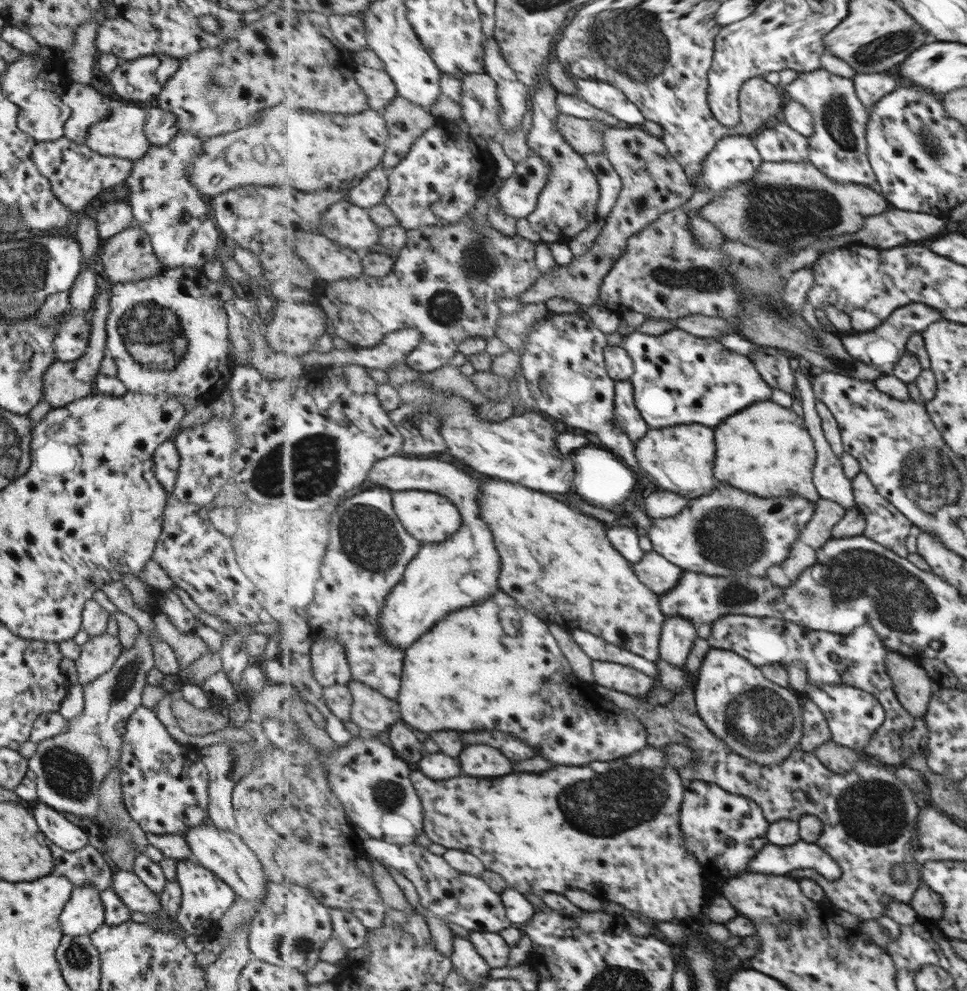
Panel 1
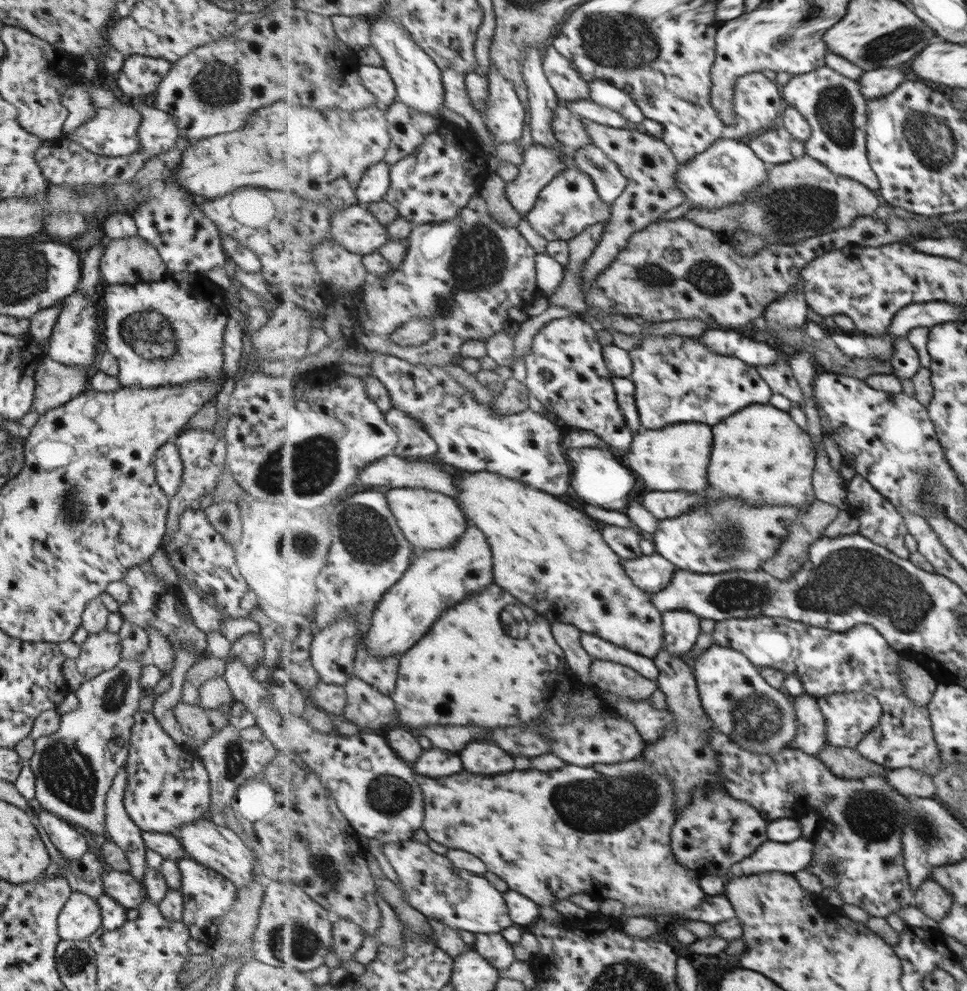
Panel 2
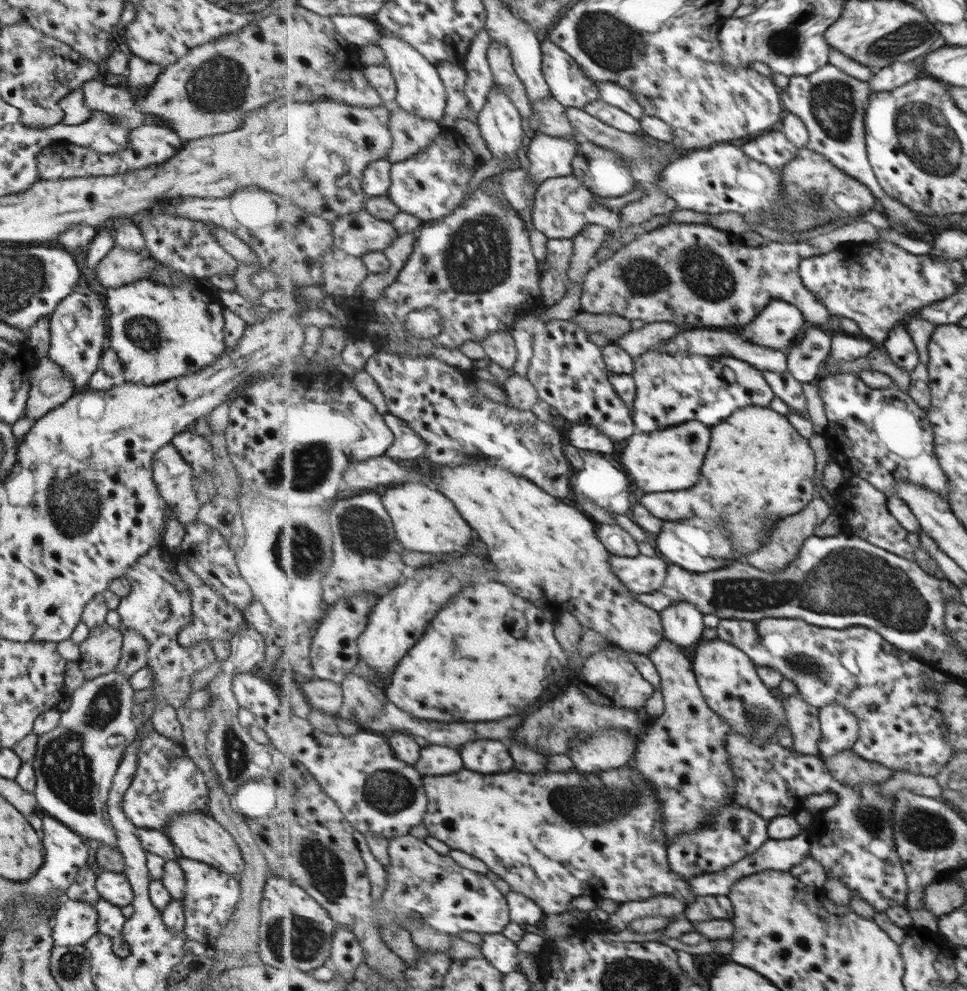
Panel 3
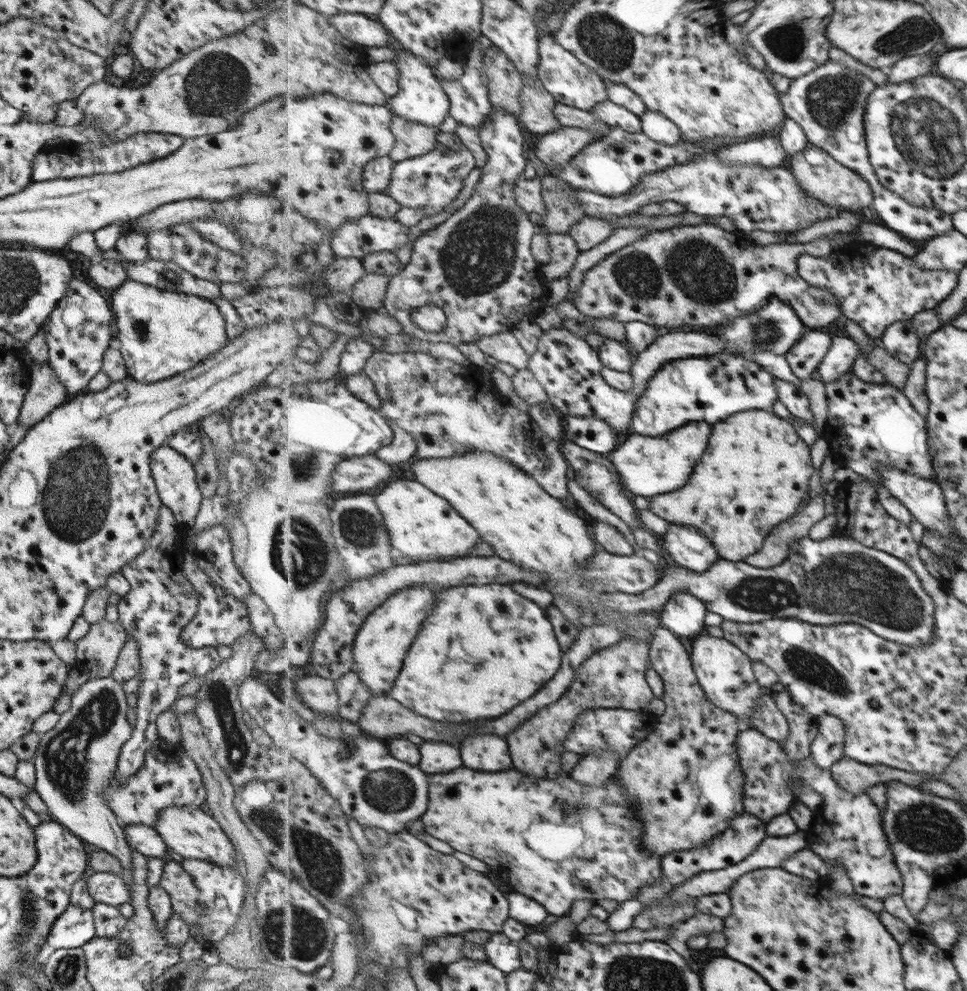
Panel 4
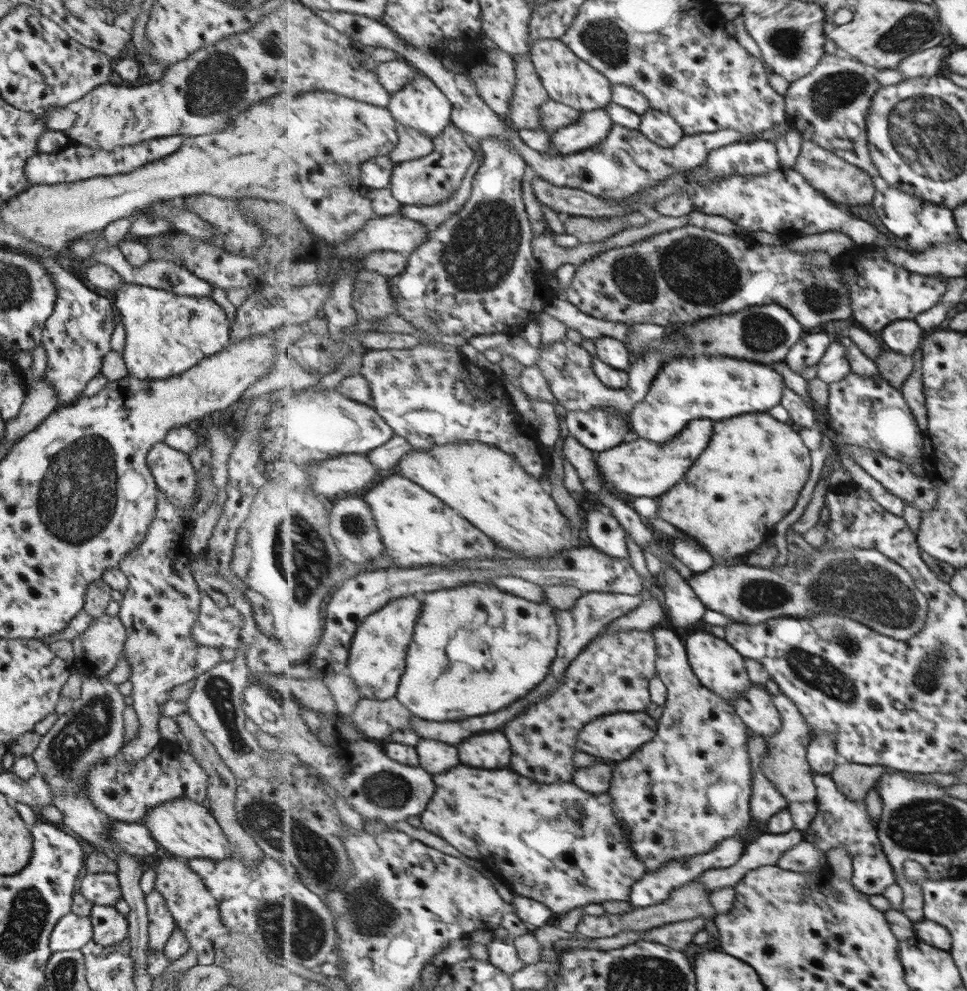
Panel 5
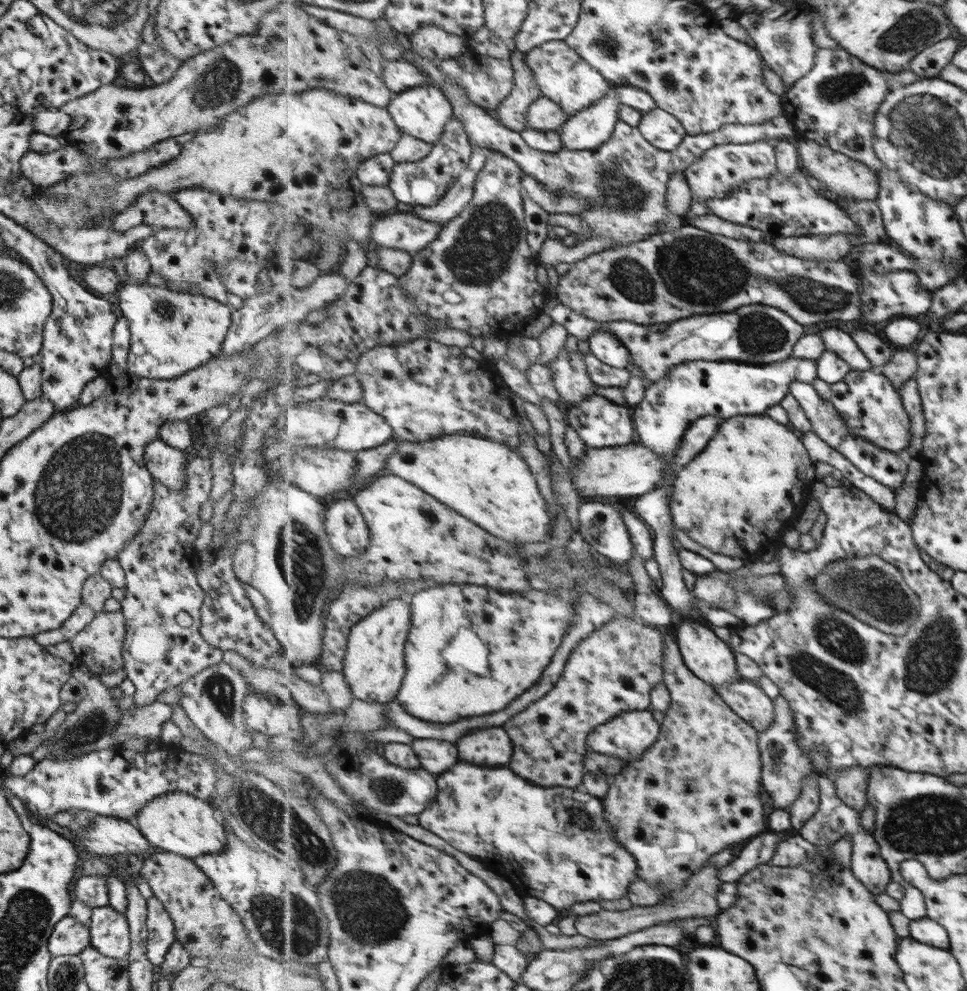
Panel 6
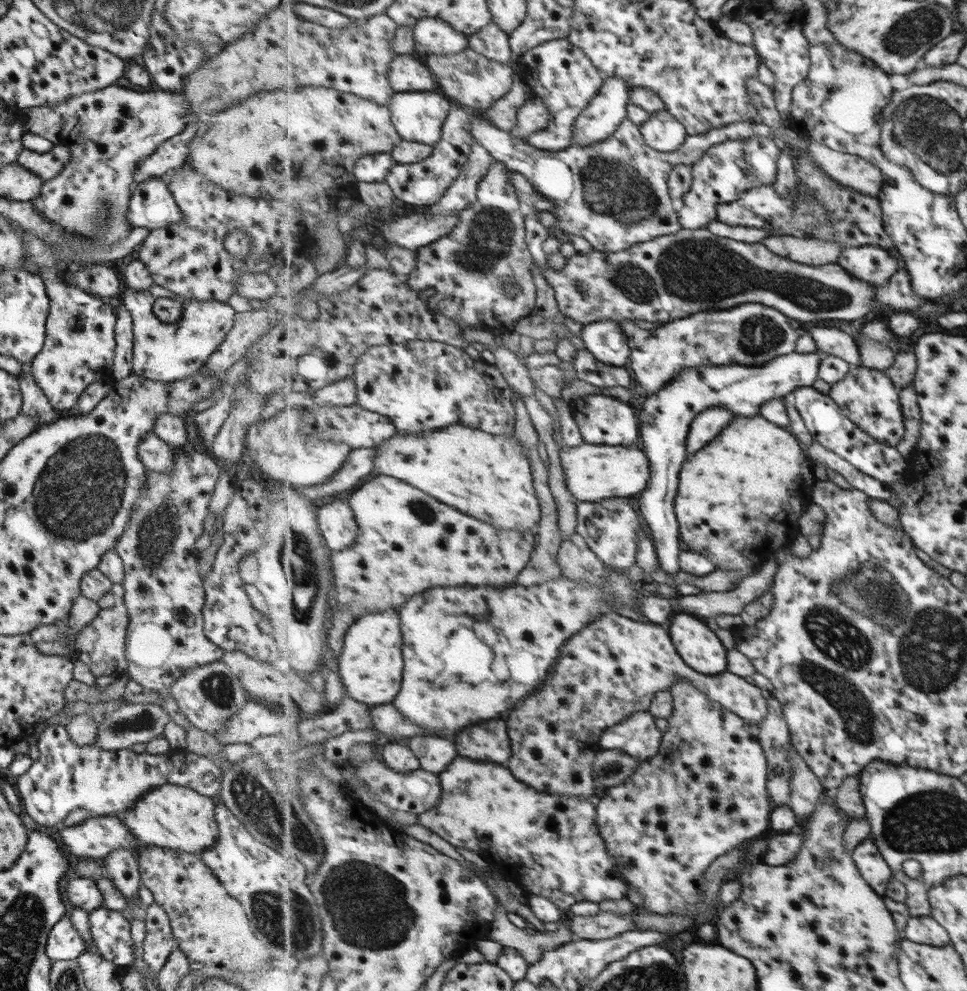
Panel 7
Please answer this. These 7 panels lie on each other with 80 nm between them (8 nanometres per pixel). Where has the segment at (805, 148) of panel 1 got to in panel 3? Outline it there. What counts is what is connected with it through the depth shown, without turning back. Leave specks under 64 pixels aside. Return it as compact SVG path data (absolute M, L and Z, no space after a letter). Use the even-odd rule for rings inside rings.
M771 131L766 136L756 136L741 148L751 158L774 169L782 169L800 151L800 148L795 146L782 131Z

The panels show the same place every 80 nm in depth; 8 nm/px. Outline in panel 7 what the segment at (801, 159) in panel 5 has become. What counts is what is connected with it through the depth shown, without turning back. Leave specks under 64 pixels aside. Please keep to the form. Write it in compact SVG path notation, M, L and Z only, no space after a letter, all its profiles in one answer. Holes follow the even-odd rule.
M813 140L807 142L806 152L841 186L873 197L882 192L884 174L866 158L830 149L822 142Z

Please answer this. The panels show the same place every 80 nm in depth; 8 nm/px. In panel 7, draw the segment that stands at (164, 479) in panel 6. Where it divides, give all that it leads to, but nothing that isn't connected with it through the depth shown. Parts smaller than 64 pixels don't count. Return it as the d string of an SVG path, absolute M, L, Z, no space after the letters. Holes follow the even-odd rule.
M153 432L142 436L136 449L137 458L146 472L169 473L171 471L173 456L176 456L177 450L173 452L169 445L155 436Z

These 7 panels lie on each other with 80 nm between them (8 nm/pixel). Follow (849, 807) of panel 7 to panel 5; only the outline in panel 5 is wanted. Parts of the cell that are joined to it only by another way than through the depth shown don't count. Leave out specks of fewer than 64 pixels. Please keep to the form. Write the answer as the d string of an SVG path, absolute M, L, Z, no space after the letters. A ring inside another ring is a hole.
M851 761L841 762L832 772L832 777L838 783L839 790L852 801L865 802L870 790L875 788L879 779L889 767L881 765L857 765Z

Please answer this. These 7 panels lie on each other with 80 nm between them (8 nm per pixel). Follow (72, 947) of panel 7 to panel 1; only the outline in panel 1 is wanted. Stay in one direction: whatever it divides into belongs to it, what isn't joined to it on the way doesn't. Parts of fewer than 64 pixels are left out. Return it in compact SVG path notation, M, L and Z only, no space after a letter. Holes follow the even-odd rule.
M91 886L72 888L58 921L63 935L89 936L104 923L104 910L99 892Z

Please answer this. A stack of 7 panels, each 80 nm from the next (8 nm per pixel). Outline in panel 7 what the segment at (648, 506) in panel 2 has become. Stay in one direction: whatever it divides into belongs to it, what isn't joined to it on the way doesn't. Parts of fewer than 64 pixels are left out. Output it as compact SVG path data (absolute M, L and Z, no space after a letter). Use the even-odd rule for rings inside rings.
M760 414L751 418L743 418L737 416L735 422L731 422L731 426L727 426L727 430L723 430L723 434L719 434L719 438L715 438L715 442L711 442L709 446L705 446L703 450L699 450L697 454L691 454L687 458L687 462L683 464L682 473L680 474L680 485L678 488L678 496L675 501L675 510L678 515L680 524L680 533L682 540L687 544L691 551L701 553L716 564L719 570L745 570L751 568L751 574L755 573L763 564L775 558L776 552L789 544L792 544L799 535L799 518L806 510L807 505L813 501L812 493L814 484L816 483L815 474L813 474L813 463L810 455L802 446L800 440L793 436L788 428L781 430L780 426L768 421L767 418Z

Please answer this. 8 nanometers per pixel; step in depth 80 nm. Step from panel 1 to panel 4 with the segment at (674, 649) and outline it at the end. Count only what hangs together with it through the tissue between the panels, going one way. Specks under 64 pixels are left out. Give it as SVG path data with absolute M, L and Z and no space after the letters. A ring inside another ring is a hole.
M678 592L659 613L662 628L668 628L680 639L697 639L706 629L707 606L690 592Z

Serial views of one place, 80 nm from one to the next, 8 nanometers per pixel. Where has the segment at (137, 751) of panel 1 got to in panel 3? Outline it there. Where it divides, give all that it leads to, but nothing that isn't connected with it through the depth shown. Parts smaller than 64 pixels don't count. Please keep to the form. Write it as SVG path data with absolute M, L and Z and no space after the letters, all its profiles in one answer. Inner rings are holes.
M150 724L142 730L136 752L136 767L130 786L121 801L123 816L136 828L162 831L177 815L202 812L208 803L208 788L203 773L185 754L178 742L159 734Z

